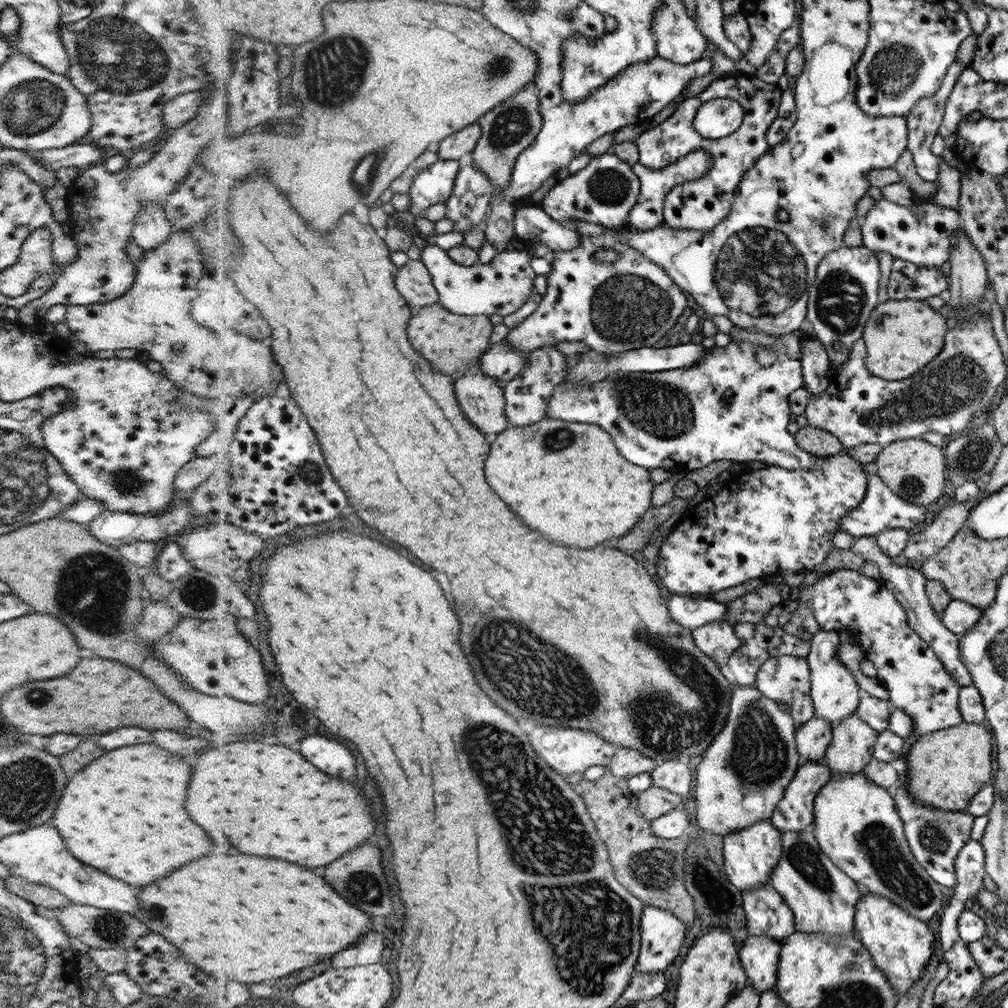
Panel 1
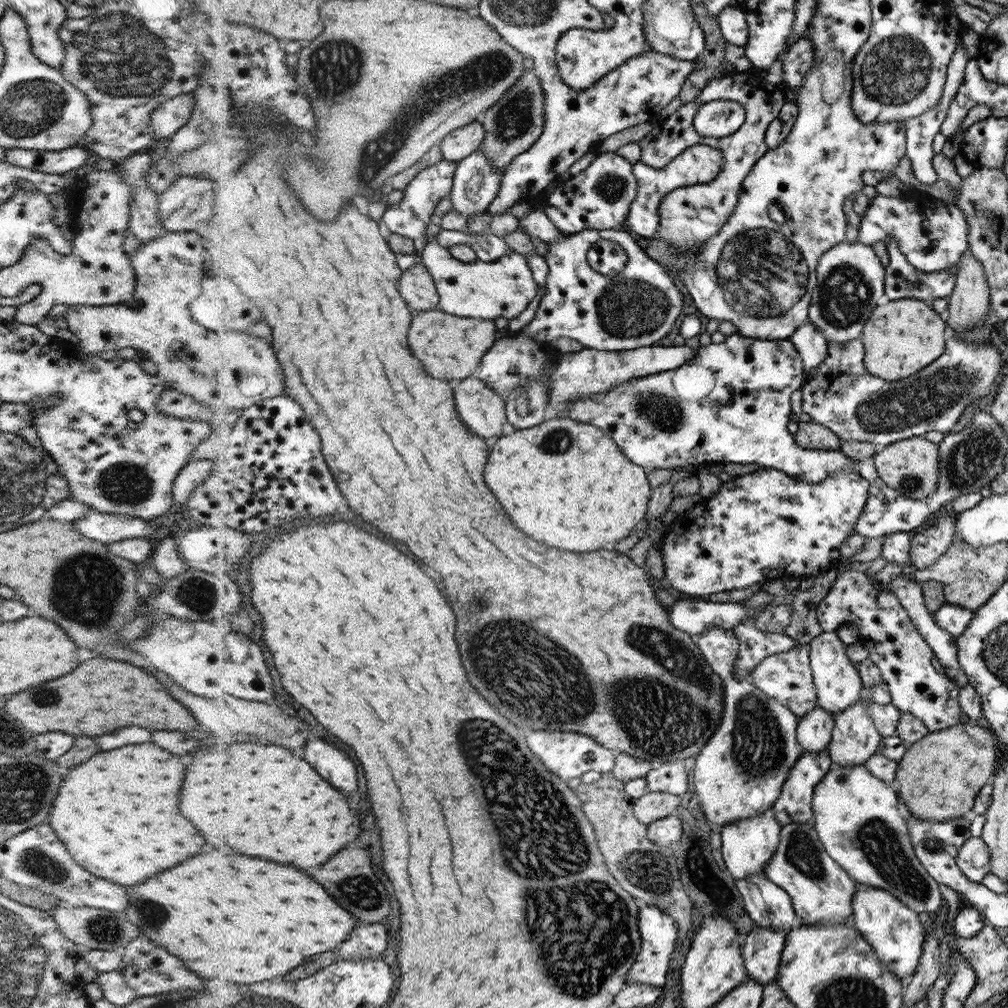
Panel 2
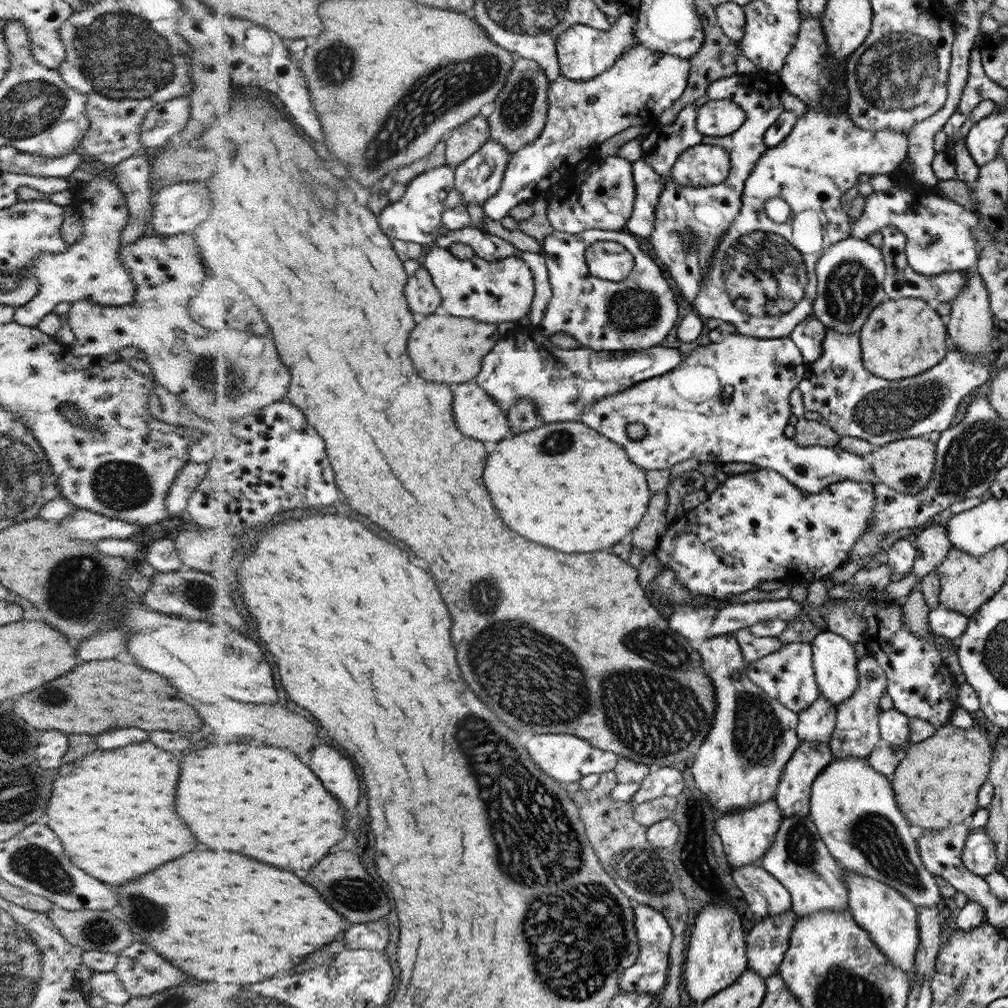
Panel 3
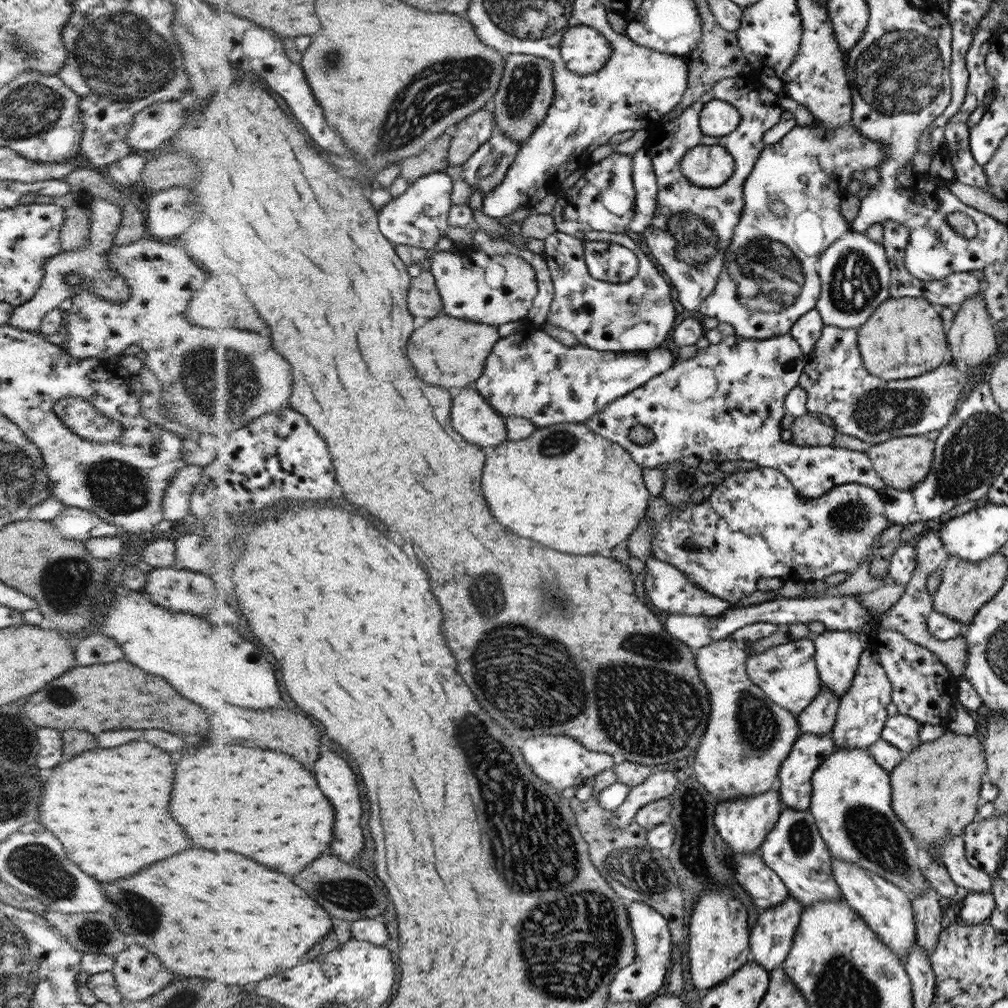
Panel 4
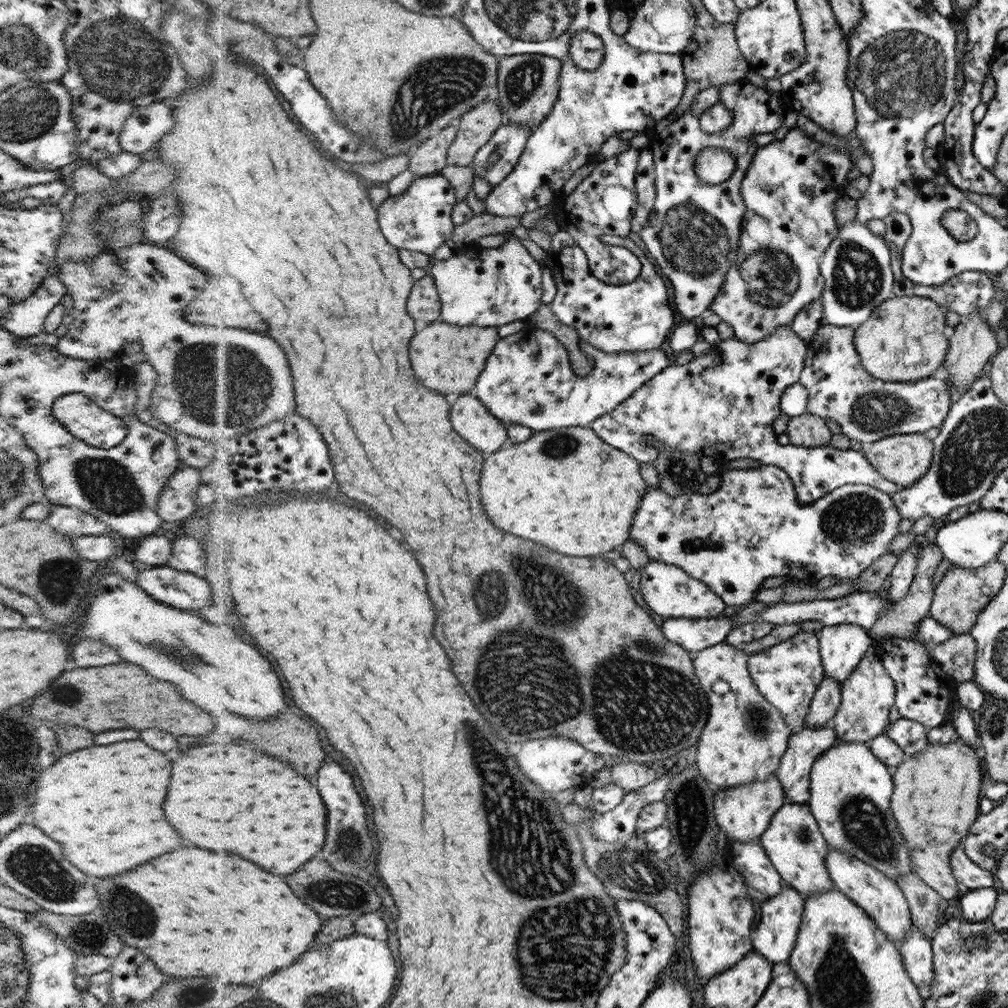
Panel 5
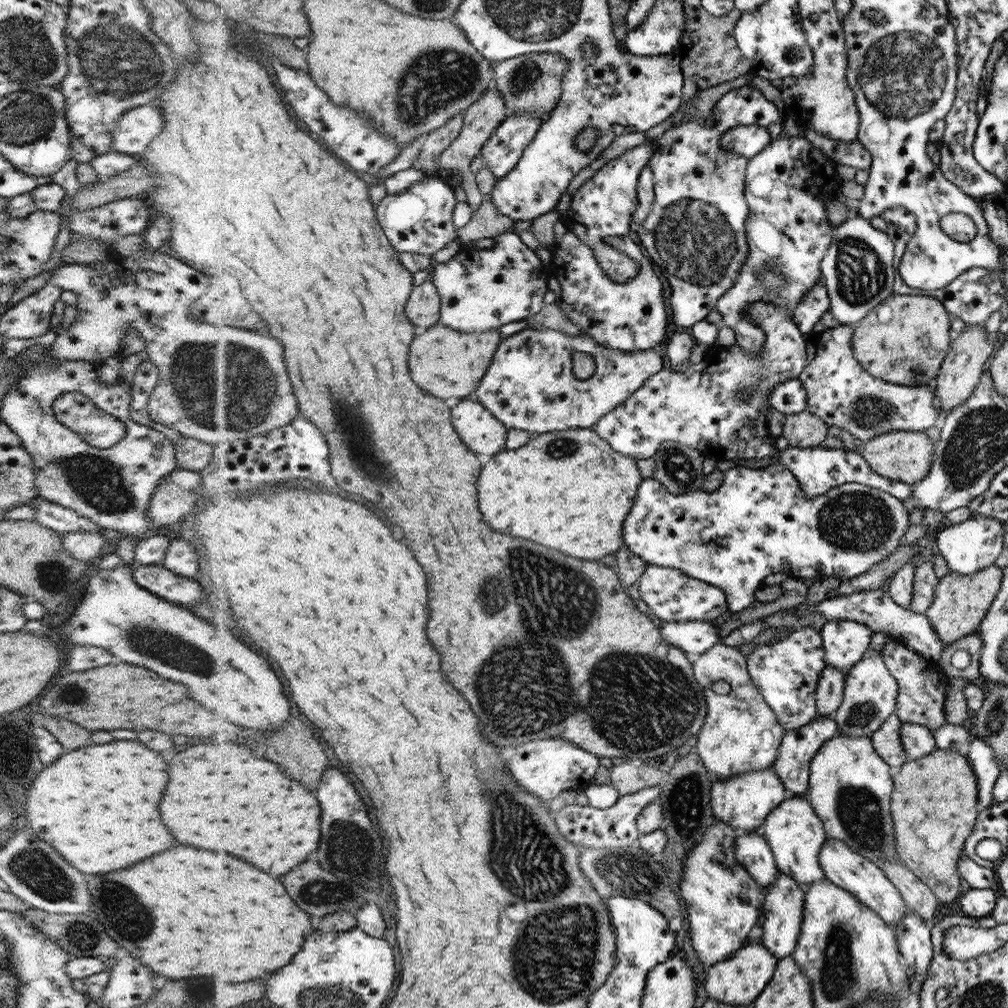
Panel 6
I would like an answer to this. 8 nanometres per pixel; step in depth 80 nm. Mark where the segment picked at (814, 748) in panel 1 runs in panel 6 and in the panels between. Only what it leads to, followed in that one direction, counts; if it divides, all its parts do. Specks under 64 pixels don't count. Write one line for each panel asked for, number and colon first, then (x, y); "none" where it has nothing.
2: (815, 728)
3: (817, 723)
4: (819, 717)
5: (827, 699)
6: (831, 686)

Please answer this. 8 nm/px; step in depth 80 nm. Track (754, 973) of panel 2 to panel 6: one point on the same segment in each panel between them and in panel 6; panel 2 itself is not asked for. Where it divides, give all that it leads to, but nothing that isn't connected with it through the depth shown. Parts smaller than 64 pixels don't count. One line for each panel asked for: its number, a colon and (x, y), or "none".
3: (769, 938)
4: (773, 933)
5: (780, 917)
6: (784, 906)

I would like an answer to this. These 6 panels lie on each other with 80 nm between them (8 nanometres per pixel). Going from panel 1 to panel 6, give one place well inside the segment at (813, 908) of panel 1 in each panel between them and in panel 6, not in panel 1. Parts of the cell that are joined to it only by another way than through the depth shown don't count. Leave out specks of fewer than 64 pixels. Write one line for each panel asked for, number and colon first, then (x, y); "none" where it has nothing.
2: (822, 891)
3: (799, 859)
4: (795, 850)
5: (794, 843)
6: (794, 832)

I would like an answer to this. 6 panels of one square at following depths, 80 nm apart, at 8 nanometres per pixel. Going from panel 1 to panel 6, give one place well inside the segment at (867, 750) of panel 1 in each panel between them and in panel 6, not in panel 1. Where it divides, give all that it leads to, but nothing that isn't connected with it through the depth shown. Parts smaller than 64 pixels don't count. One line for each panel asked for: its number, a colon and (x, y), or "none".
2: (855, 738)
3: (856, 732)
4: (861, 715)
5: (867, 696)
6: (870, 694)

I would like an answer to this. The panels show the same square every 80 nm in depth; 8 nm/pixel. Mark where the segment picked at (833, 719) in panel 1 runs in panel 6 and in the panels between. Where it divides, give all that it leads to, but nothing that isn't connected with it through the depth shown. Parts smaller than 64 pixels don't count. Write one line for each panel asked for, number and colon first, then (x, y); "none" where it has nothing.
2: (837, 679)
3: (836, 658)
4: (837, 653)
5: (842, 646)
6: (845, 642)

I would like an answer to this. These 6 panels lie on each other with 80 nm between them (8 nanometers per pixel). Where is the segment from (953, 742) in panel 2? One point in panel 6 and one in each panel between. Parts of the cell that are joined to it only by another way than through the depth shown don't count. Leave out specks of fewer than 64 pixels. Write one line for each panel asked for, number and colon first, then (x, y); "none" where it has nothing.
3: (936, 782)
4: (936, 786)
5: (936, 794)
6: (933, 805)

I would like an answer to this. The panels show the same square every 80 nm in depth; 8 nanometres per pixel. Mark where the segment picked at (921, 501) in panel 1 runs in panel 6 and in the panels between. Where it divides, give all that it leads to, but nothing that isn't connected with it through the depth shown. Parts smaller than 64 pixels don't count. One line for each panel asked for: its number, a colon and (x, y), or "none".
2: (911, 467)
3: (907, 465)
4: (904, 462)
5: (904, 459)
6: (907, 456)

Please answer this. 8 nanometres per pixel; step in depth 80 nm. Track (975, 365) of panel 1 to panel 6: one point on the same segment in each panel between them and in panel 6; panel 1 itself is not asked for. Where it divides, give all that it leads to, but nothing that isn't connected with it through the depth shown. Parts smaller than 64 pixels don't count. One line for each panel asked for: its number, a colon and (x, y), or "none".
2: (842, 395)
3: (855, 402)
4: (837, 383)
5: (838, 387)
6: (839, 390)

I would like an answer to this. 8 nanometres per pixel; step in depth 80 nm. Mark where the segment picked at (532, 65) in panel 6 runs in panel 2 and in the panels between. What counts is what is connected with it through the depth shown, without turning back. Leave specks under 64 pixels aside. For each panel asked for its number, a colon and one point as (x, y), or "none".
2: (512, 125)
3: (520, 112)
4: (525, 94)
5: (528, 85)

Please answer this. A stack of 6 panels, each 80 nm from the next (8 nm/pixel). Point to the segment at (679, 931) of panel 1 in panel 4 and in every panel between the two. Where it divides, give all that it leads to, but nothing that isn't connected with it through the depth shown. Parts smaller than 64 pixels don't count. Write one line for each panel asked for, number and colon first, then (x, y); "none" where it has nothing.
2: (659, 931)
3: (648, 974)
4: (644, 977)

